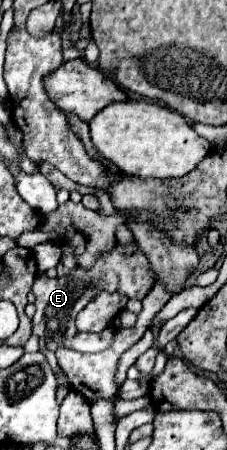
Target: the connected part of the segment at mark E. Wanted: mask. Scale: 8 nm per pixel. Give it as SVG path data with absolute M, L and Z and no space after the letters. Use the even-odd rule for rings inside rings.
M116 246L110 254L102 256L90 270L74 268L70 278L48 278L46 274L38 274L36 282L32 286L32 292L36 294L36 314L32 316L32 334L46 342L62 344L64 340L72 338L76 334L74 318L76 314L90 302L98 290L110 290L110 292L124 292L130 298L142 298L150 292L154 284L154 272L150 270L148 260L144 260L144 254L138 246Z

